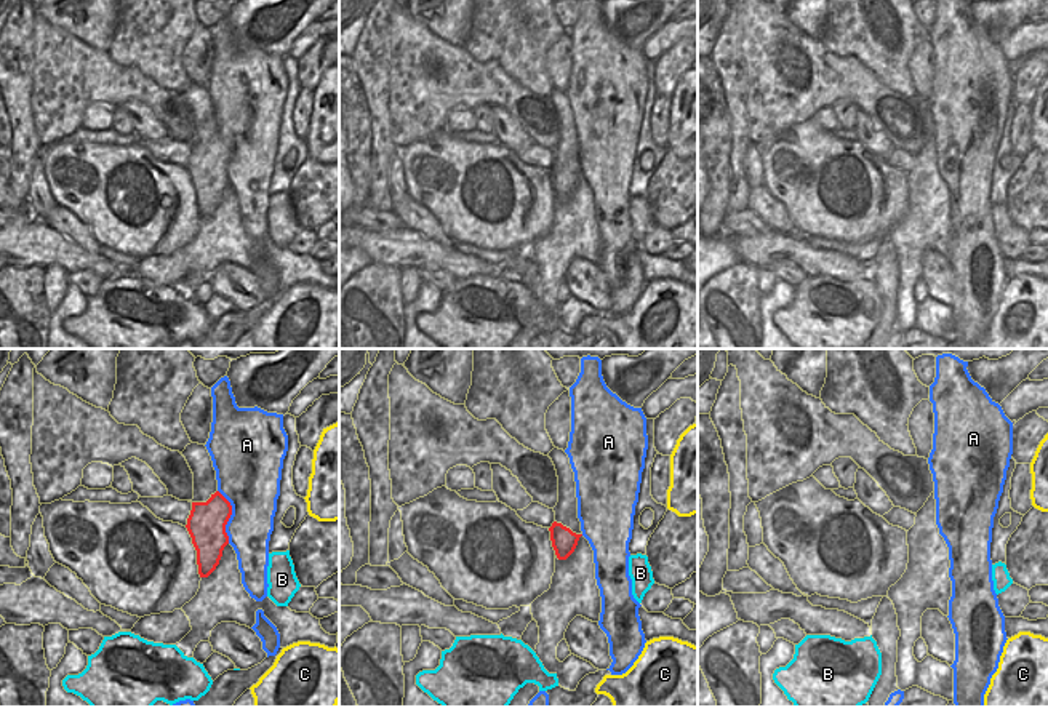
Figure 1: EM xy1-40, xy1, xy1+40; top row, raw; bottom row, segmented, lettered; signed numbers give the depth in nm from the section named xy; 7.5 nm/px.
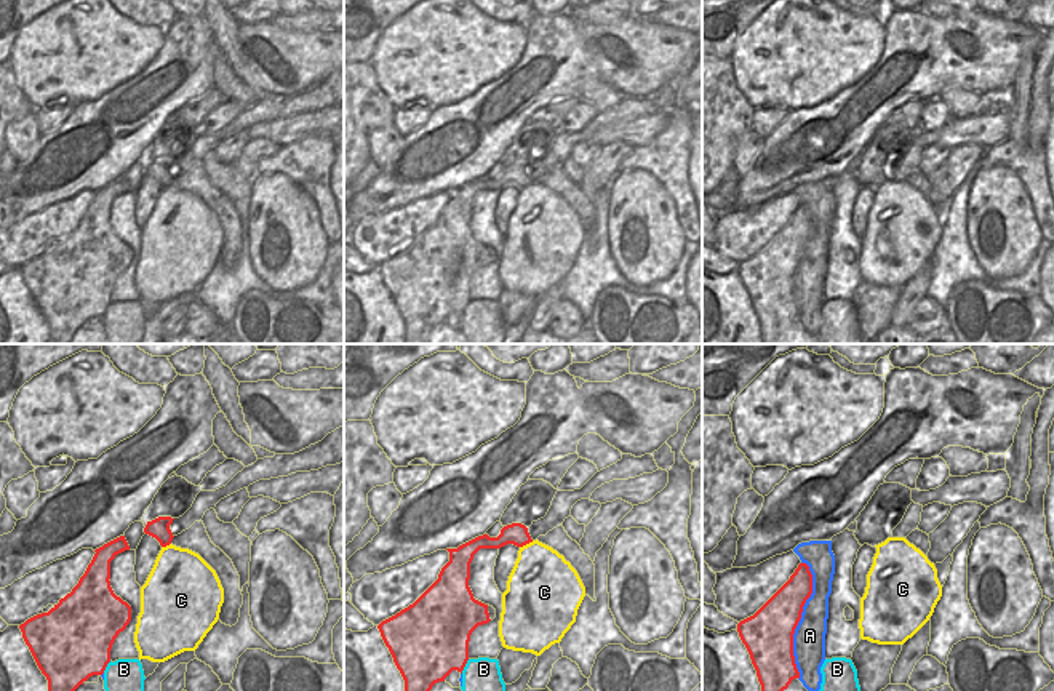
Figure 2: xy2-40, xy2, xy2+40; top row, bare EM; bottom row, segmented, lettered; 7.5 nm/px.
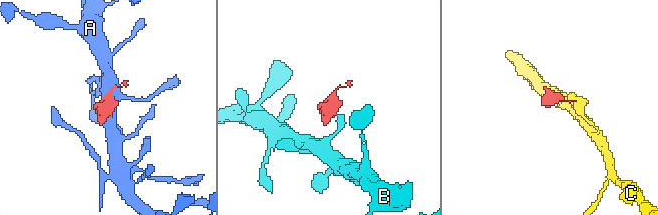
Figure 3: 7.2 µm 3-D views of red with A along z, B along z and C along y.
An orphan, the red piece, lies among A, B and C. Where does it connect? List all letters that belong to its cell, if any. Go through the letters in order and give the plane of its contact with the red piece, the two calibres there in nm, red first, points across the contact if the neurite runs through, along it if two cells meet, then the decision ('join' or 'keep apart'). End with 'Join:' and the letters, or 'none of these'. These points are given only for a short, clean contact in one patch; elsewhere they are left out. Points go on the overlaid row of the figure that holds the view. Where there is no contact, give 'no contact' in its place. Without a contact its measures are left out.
A: contact in xy2+40; calibres 380 and 240 nm; keep apart
B: contact in xy2; calibres 440 and 260 nm; border xy2 (469, 659), (461, 672); keep apart
C: contact in xy2; calibres 160 and 400 nm; border xy2 (533, 541), (520, 547); keep apart
Join: none of these

